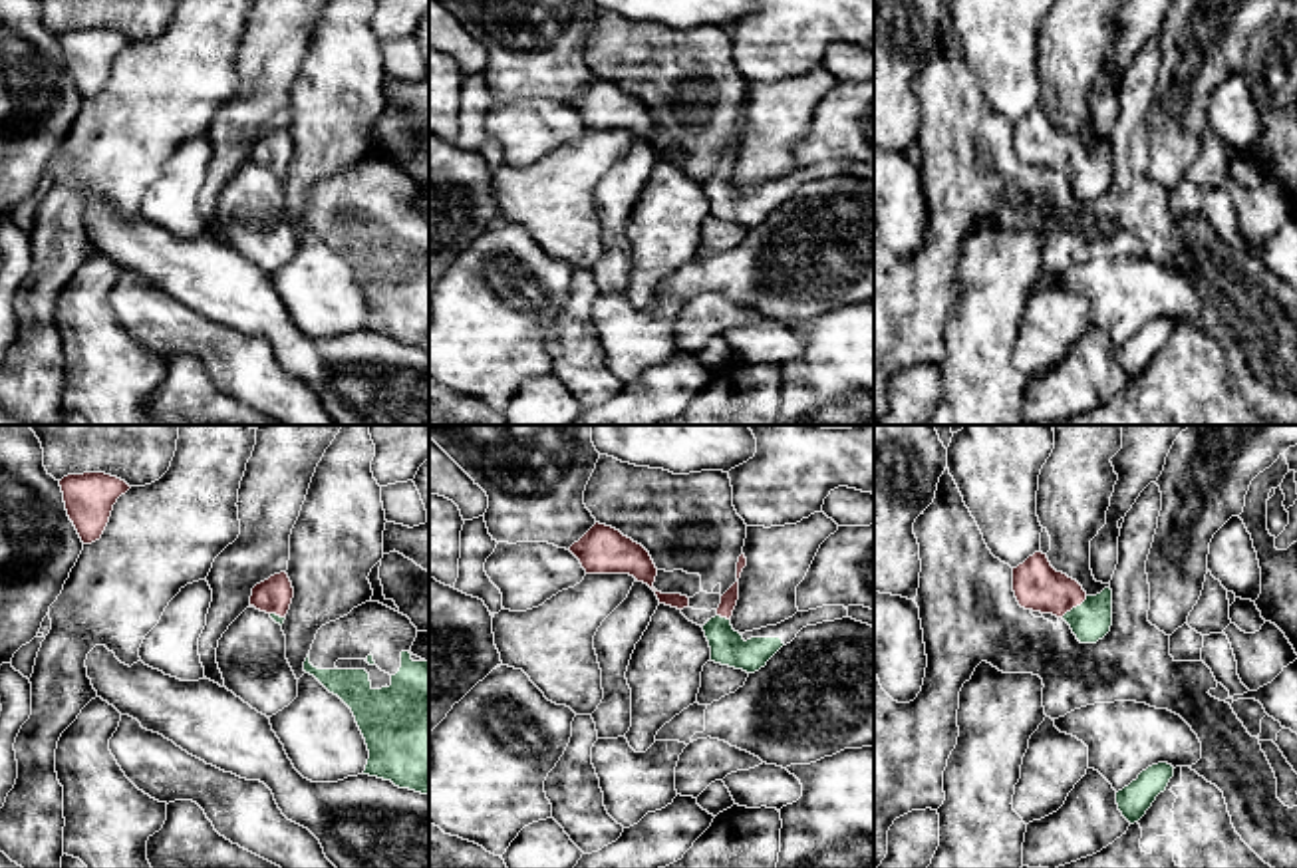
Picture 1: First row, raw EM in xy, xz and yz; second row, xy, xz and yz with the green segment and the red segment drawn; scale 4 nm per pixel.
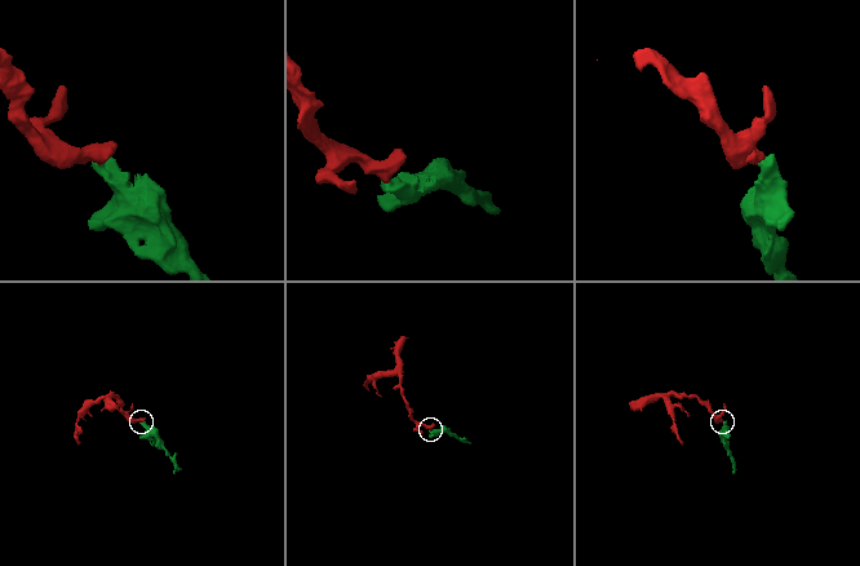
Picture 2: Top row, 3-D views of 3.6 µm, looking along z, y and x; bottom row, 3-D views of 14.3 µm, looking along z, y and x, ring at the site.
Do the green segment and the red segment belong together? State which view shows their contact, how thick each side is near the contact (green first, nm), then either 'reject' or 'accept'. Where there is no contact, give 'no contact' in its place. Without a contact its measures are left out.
contact in yz; calibres 160 and 200 nm; accept

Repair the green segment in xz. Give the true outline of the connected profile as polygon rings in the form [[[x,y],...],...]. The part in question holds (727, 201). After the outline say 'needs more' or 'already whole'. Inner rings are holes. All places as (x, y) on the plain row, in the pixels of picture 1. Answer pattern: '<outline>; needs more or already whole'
[[[745,109],[737,117],[737,137],[721,151],[717,171],[705,181],[705,193],[711,203],[711,217],[755,228],[806,181],[848,173],[844,161],[822,161],[808,167],[796,167],[793,173],[761,185],[739,189],[731,181],[731,171],[739,155],[739,133],[747,121]]]; needs more

